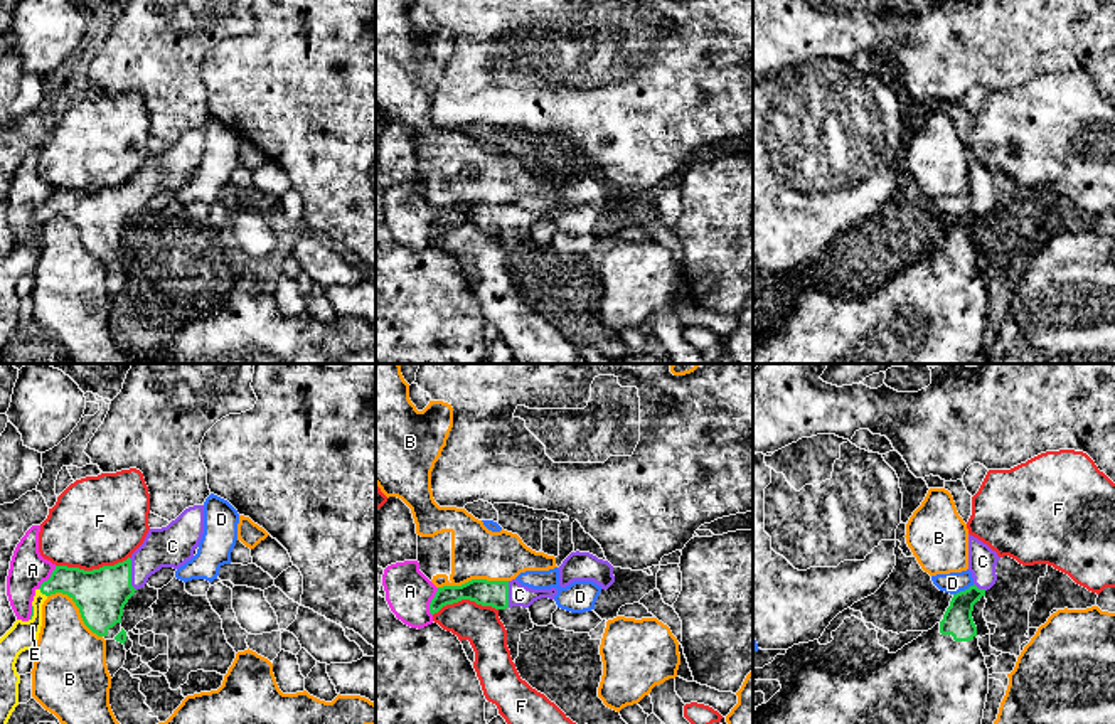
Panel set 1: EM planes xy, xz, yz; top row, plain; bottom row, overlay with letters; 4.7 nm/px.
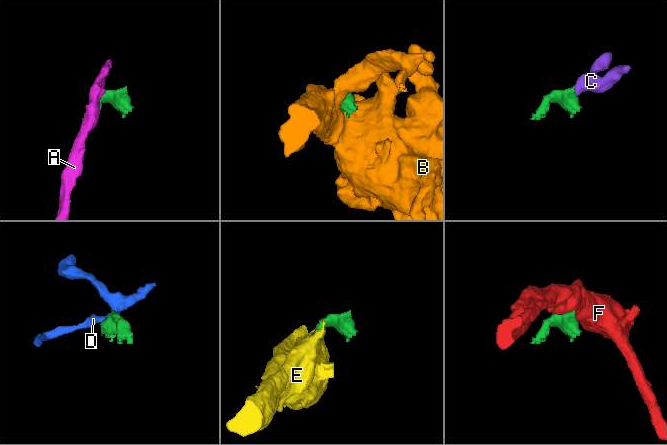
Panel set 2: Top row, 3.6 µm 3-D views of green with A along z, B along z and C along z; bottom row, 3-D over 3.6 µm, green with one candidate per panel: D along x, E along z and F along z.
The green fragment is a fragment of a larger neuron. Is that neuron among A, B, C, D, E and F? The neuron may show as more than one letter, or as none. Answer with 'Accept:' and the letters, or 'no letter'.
Accept: C, E

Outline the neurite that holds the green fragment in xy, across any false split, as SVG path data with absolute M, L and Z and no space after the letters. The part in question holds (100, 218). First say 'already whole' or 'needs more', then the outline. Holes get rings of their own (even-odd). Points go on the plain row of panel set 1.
needs more; M194 128L167 150L150 152L143 167L123 185L93 194L56 189L51 200L35 212L30 242L17 242L0 261L0 357L19 328L17 281L35 269L42 249L42 227L51 217L67 217L93 256L125 268L121 239L128 222L162 190L179 192L190 184L202 157L204 128Z

